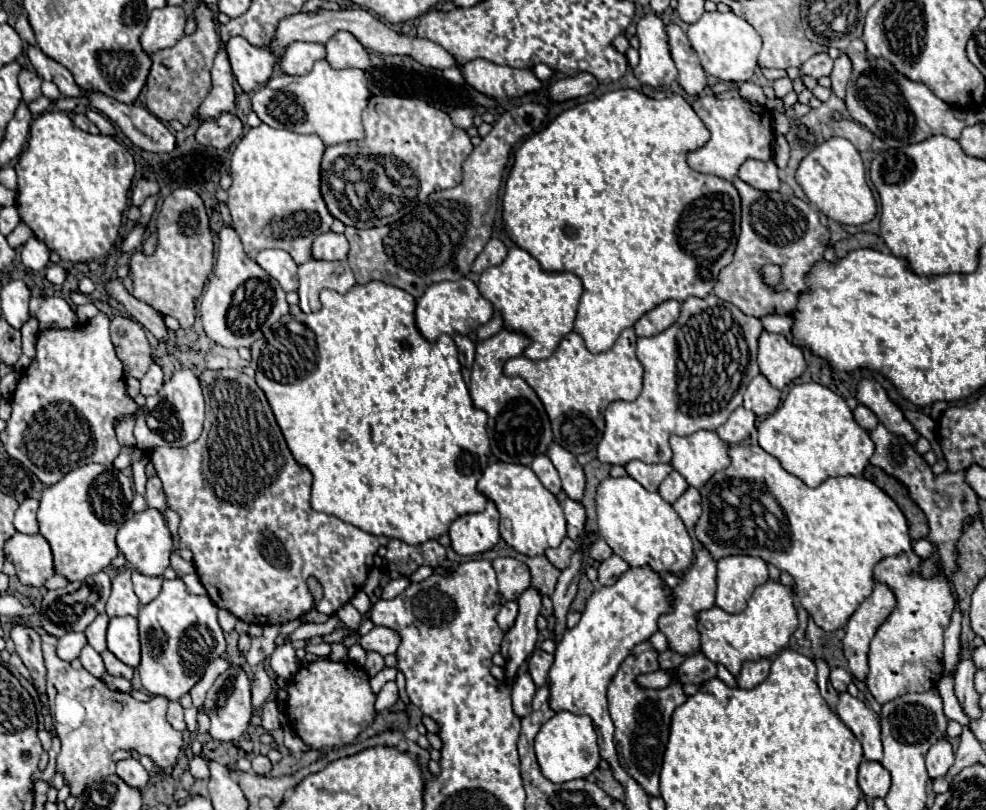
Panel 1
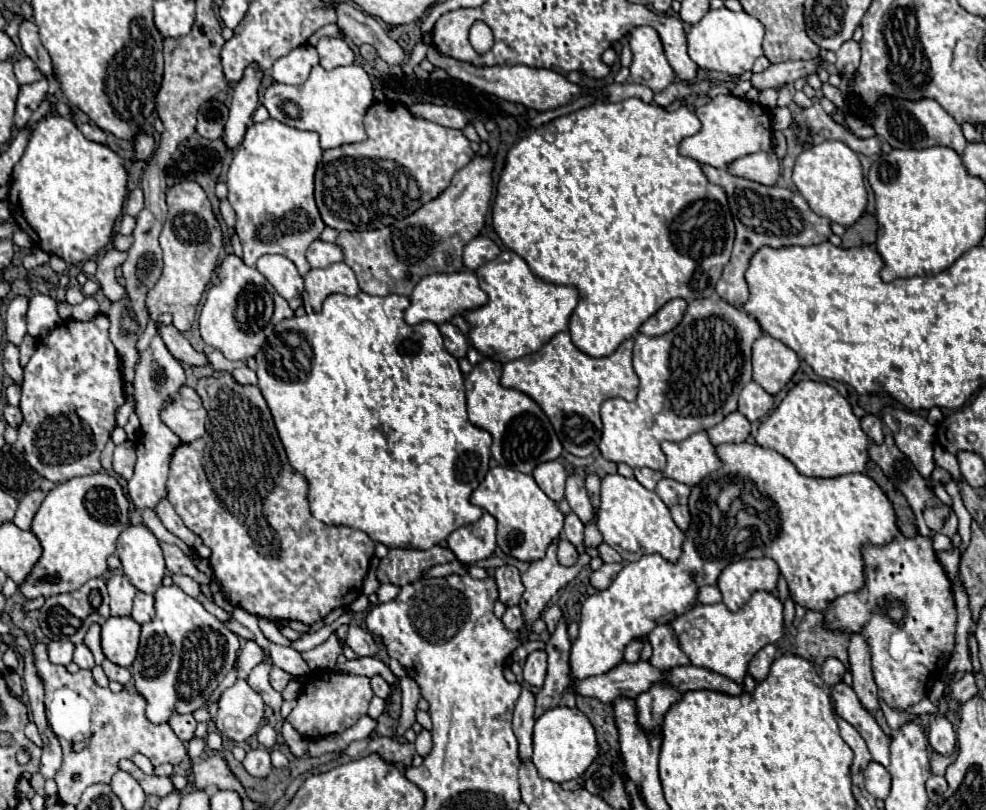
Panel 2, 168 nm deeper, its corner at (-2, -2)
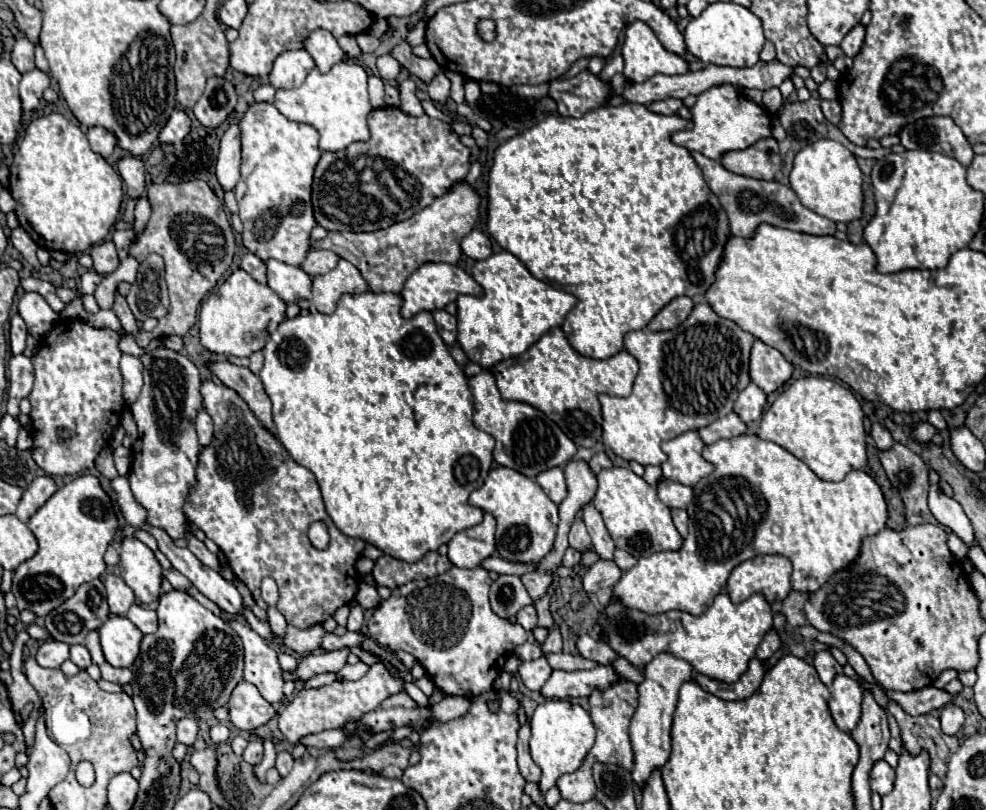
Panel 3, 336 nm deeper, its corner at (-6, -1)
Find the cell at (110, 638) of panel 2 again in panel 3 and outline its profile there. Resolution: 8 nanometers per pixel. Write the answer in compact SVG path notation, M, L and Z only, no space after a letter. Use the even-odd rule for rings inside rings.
M111 617L99 629L101 647L113 667L131 667L139 655L143 633L127 617Z

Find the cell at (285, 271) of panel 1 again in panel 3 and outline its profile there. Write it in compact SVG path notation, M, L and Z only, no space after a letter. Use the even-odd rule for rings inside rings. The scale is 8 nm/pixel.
M277 259L267 261L269 287L285 301L297 303L301 299L311 299L311 277L301 269Z

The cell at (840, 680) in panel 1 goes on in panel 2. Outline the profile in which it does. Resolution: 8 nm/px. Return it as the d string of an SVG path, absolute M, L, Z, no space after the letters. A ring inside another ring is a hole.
M827 658L827 660L825 660L821 678L823 678L823 682L825 682L829 688L835 686L837 682L841 682L843 674L845 674L845 666L843 666L837 658Z

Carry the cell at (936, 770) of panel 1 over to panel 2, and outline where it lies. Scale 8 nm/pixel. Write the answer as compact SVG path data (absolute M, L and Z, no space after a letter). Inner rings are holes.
M935 716L931 726L929 726L929 748L931 752L937 752L941 756L949 756L953 754L955 750L955 744L957 744L957 738L955 738L955 732L953 732L953 726L951 722L945 718L945 716Z

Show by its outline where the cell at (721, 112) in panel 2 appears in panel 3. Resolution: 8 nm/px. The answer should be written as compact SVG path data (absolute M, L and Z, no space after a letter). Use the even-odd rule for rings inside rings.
M715 85L697 97L697 103L691 107L691 129L673 133L671 141L689 151L699 151L709 159L721 159L723 153L745 149L755 141L771 135L769 115L753 103L749 97L739 93L733 85Z

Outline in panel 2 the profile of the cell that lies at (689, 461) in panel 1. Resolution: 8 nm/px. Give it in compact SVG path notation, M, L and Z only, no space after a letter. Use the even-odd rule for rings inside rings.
M697 432L683 442L663 442L661 448L667 456L663 476L687 486L695 486L709 472L721 468L721 460L717 458L715 446L709 442L707 432Z

